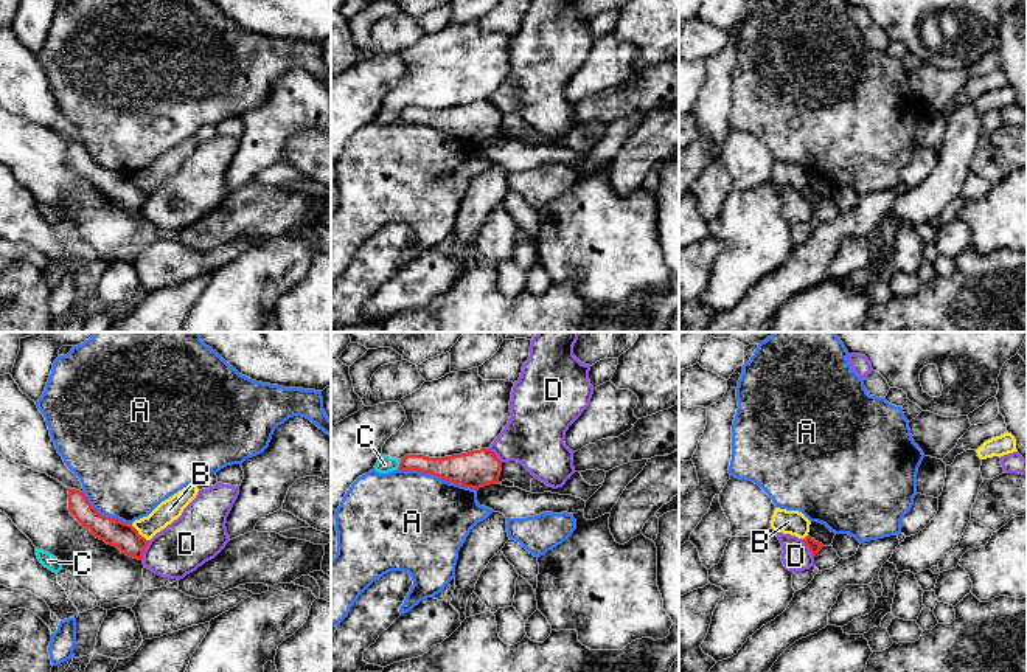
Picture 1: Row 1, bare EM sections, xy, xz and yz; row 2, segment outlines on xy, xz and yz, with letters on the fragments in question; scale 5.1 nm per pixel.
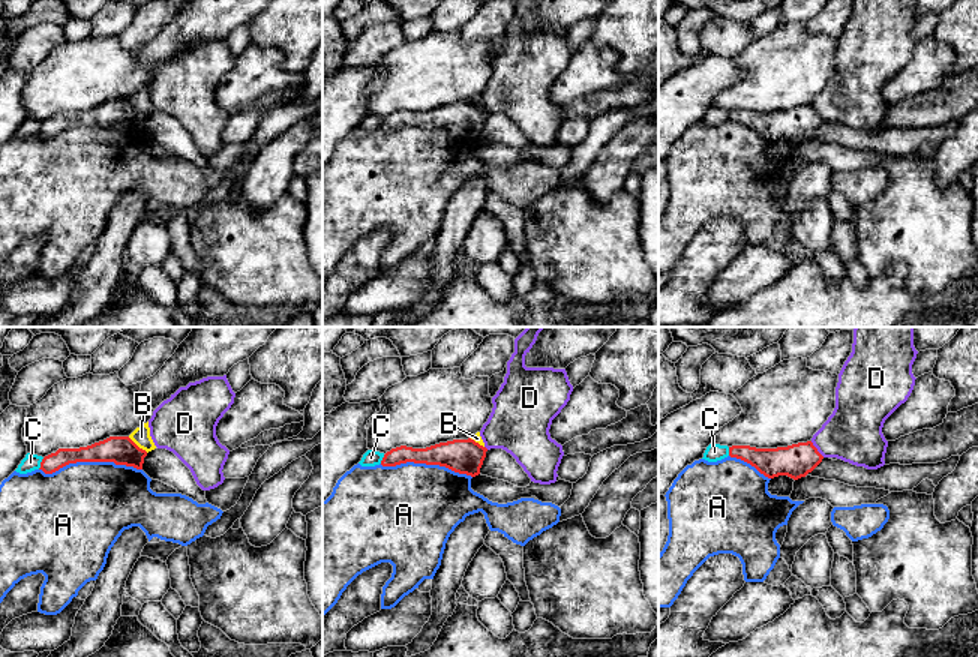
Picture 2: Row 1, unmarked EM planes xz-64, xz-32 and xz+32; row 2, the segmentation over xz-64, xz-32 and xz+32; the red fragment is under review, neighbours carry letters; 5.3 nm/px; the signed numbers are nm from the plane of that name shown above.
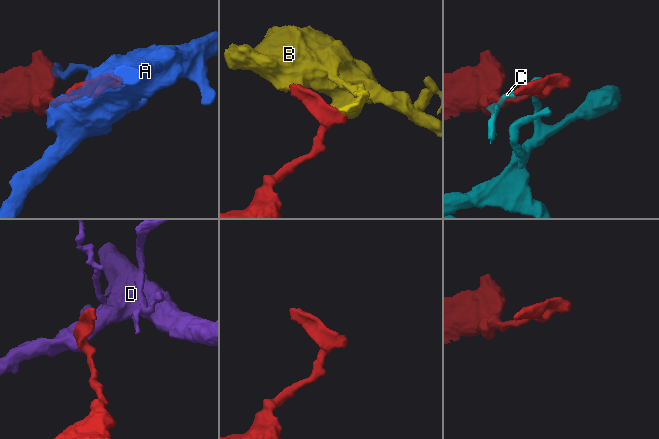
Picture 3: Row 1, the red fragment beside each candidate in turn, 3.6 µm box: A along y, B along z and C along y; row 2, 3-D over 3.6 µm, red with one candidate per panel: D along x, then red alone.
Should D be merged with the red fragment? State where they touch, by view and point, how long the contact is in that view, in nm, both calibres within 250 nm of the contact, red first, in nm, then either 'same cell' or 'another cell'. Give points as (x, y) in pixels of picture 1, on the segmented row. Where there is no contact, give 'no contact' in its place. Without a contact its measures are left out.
meets red in xy at (143, 550); contact 110 nm long; 140 nm thick on the red side, 280 nm on the other; another cell

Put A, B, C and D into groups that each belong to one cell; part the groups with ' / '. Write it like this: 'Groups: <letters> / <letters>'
Groups: A / B / C / D

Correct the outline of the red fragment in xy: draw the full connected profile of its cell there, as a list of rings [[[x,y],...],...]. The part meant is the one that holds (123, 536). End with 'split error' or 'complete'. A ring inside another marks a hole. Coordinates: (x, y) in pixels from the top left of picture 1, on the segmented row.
[[[68,489],[68,511],[96,539],[104,540],[107,545],[117,546],[129,557],[143,560],[143,551],[149,540],[141,537],[132,525],[118,518],[101,515],[89,503],[84,492]]]; complete

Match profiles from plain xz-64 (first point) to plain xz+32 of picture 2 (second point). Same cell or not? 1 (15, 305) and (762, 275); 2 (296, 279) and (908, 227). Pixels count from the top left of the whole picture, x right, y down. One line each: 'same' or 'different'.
1: same
2: same

